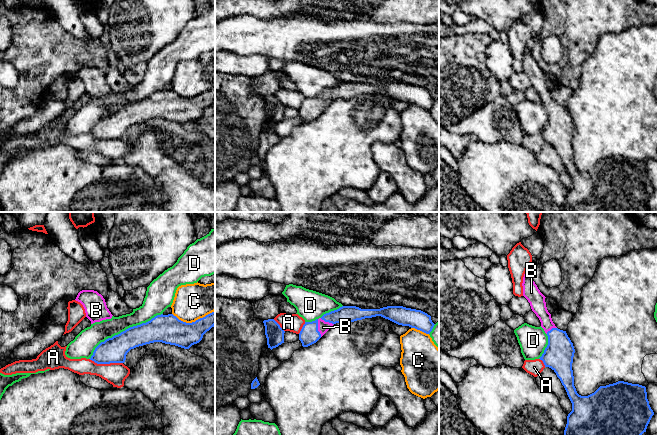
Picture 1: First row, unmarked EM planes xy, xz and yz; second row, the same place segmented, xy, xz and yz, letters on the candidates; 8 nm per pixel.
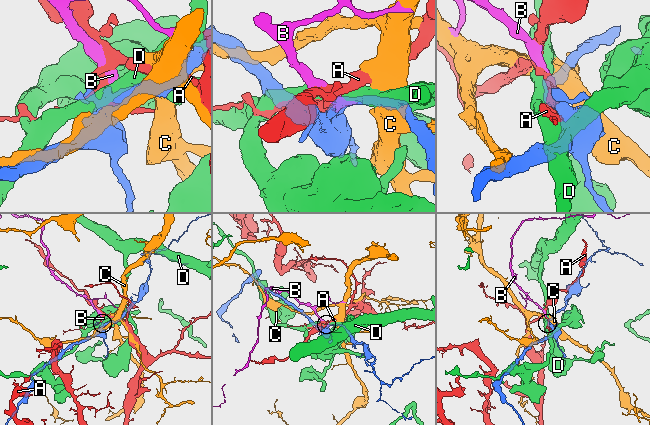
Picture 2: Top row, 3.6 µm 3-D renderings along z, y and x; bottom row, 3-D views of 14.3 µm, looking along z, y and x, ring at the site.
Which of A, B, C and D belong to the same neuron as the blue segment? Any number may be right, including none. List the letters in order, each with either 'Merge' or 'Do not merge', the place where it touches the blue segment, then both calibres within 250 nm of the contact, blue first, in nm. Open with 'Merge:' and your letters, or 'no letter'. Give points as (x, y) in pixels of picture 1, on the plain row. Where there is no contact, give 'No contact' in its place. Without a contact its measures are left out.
Merge: B
A: Do not merge. Touches blue at xy (106, 139). Thickness 200 nm (blue) against 180 nm
B: Merge. Touches blue at xz (317, 104). Thickness 160 nm (blue) against 90 nm
C: Do not merge. Touches blue at xy (193, 98). Thickness 240 nm (blue) against 280 nm
D: Do not merge. Touches blue at xy (123, 107). Thickness 200 nm (blue) against 170 nm

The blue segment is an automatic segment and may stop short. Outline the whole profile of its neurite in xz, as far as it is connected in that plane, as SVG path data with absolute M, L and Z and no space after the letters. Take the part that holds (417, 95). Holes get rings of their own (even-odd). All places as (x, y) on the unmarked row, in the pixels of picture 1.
M342 82L337 86L324 90L315 97L305 98L299 109L299 116L303 123L308 123L316 119L336 99L349 100L376 92L381 92L398 101L415 104L426 110L430 110L435 101L431 96L431 92L427 89L403 82L387 82L380 85Z

